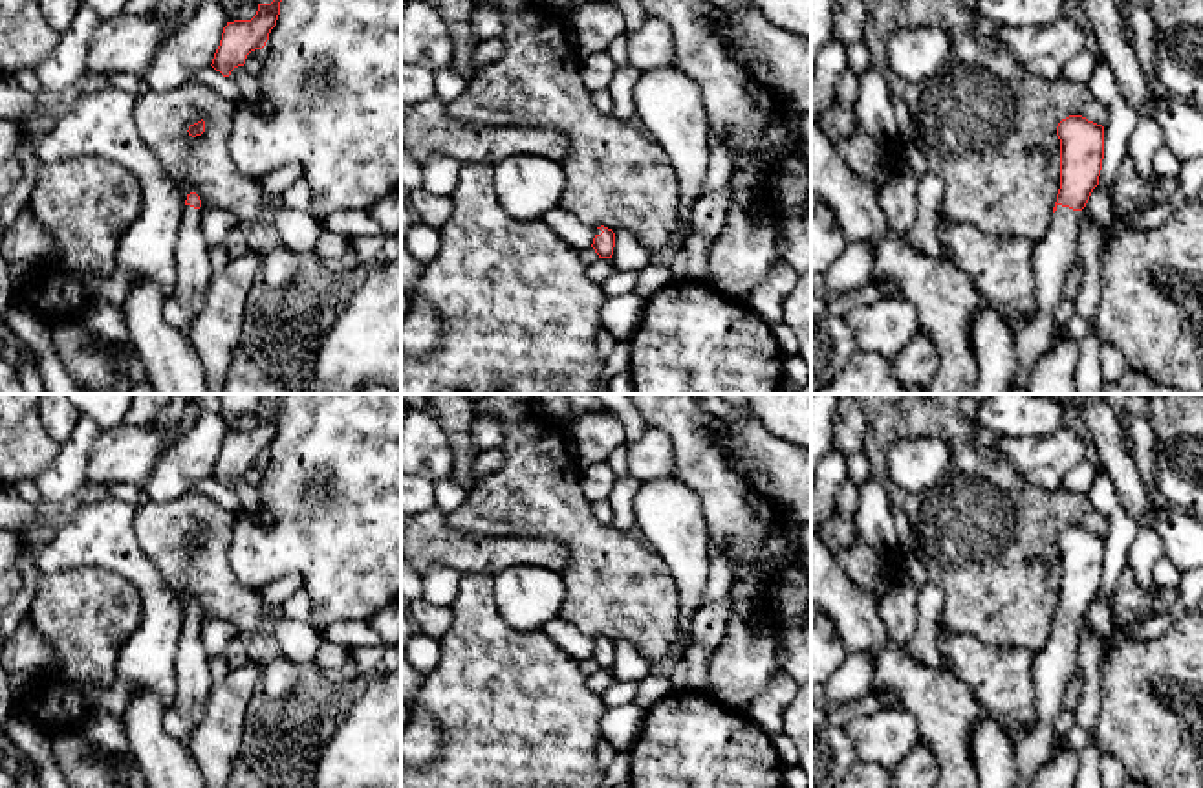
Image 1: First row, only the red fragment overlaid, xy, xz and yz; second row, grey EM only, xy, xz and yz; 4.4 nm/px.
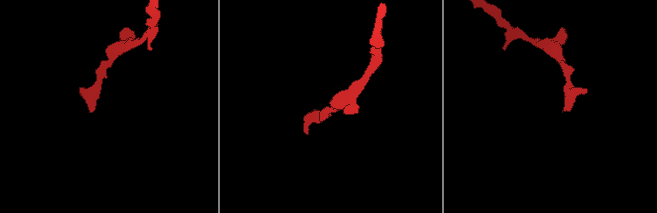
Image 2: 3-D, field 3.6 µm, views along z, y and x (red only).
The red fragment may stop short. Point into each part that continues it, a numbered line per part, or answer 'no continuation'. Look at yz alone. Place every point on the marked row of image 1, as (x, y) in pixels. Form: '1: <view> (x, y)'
1: yz (1053, 255)

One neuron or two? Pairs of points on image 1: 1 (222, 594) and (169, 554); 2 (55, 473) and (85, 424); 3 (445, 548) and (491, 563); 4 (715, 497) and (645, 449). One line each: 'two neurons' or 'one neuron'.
1: one neuron
2: one neuron
3: one neuron
4: two neurons

